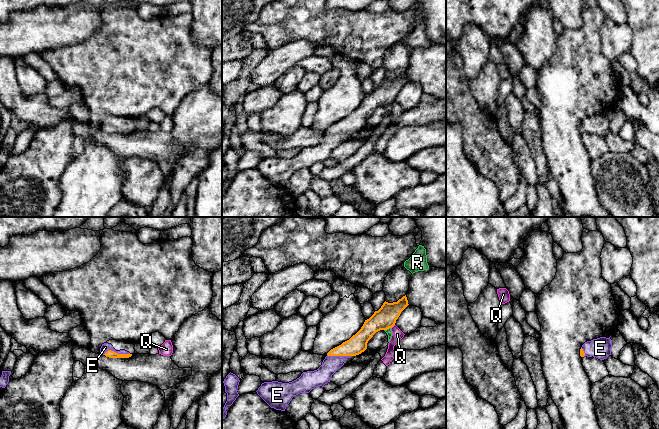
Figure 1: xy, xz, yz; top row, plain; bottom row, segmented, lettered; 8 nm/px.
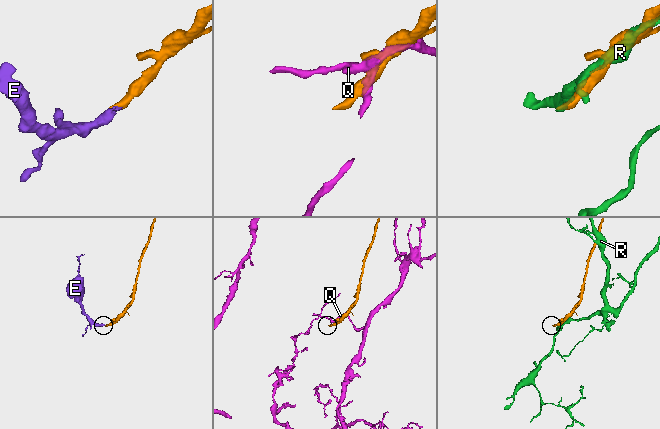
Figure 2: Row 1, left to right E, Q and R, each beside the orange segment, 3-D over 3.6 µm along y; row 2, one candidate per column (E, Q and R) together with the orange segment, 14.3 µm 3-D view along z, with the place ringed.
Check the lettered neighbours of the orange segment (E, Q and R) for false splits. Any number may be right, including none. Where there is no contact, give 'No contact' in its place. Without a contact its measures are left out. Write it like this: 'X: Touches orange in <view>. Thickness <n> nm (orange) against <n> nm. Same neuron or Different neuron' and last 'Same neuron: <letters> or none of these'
E: Touches orange in xy. Thickness 60 nm (orange) against 70 nm. Same neuron
Q: Touches orange in xz. Thickness 170 nm (orange) against 90 nm. Different neuron
R: Touches orange in xz. Thickness 170 nm (orange) against 50 nm. Different neuron
Same neuron: E

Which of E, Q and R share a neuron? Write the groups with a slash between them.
E / Q / R

